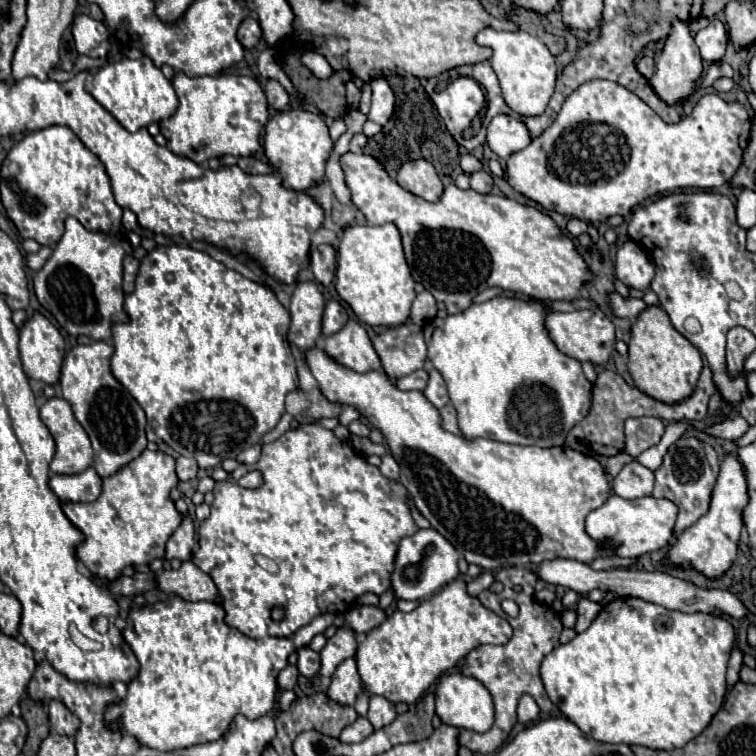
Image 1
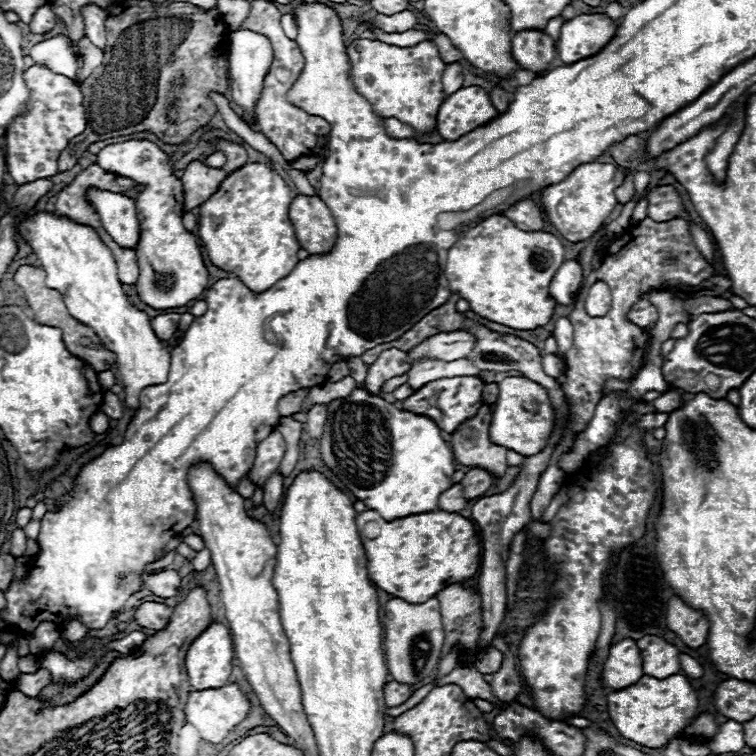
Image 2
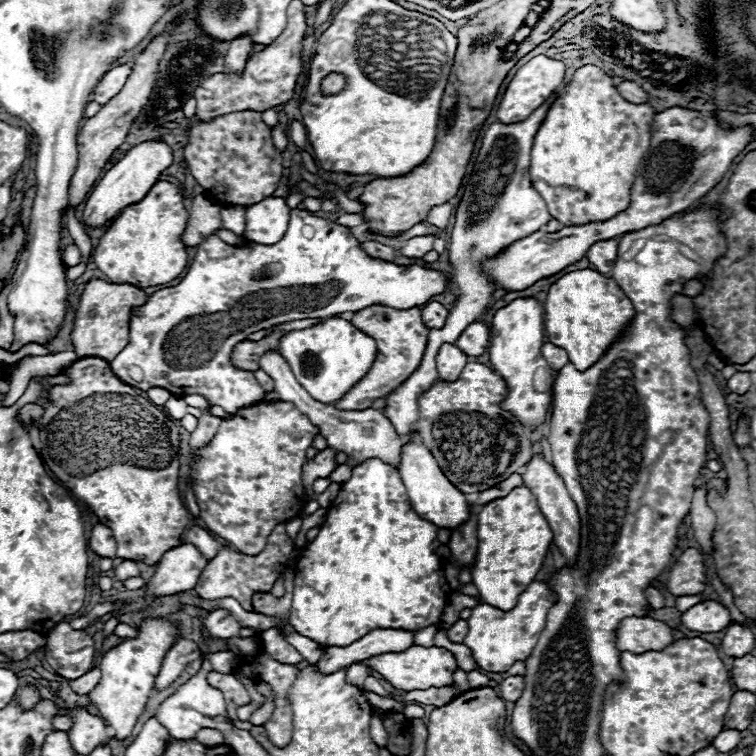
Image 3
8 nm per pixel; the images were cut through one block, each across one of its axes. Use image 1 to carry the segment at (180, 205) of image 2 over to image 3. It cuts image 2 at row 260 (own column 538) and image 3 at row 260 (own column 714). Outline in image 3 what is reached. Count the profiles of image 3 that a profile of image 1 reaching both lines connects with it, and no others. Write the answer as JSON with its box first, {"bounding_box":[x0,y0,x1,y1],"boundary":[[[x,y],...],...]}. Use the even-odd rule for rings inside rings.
{"bounding_box":[94,180,188,288],"boundary":[[[158,180],[152,190],[136,204],[126,206],[118,218],[110,222],[94,248],[94,262],[116,284],[132,284],[138,288],[158,286],[174,280],[188,264],[188,252],[180,242],[188,220],[188,210],[178,188]]]}

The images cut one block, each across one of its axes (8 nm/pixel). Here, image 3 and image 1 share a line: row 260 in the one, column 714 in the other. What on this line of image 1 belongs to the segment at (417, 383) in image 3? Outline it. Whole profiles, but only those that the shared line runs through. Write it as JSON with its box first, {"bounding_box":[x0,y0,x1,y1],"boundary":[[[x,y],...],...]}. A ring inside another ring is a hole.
{"bounding_box":[652,436,720,534],"boundary":[[[682,436],[674,444],[668,446],[668,452],[660,464],[660,468],[654,472],[656,474],[656,484],[652,496],[656,498],[668,498],[674,504],[678,504],[678,520],[676,520],[676,534],[692,526],[698,518],[702,518],[708,512],[710,498],[712,498],[712,488],[718,476],[720,460],[714,452],[712,446],[700,442],[694,436]]]}

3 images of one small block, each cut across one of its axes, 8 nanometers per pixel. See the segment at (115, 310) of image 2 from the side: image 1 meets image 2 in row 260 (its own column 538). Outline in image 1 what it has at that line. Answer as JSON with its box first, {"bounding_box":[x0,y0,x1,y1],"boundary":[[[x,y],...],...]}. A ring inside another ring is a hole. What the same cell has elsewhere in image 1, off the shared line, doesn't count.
{"bounding_box":[476,28,558,116],"boundary":[[[484,28],[476,36],[476,42],[492,48],[492,52],[494,52],[490,62],[500,80],[506,104],[520,116],[542,114],[548,106],[550,96],[554,94],[556,76],[558,76],[558,68],[556,68],[556,62],[554,62],[554,56],[550,54],[550,50],[536,36],[526,34],[524,30],[496,32],[492,28]]]}

